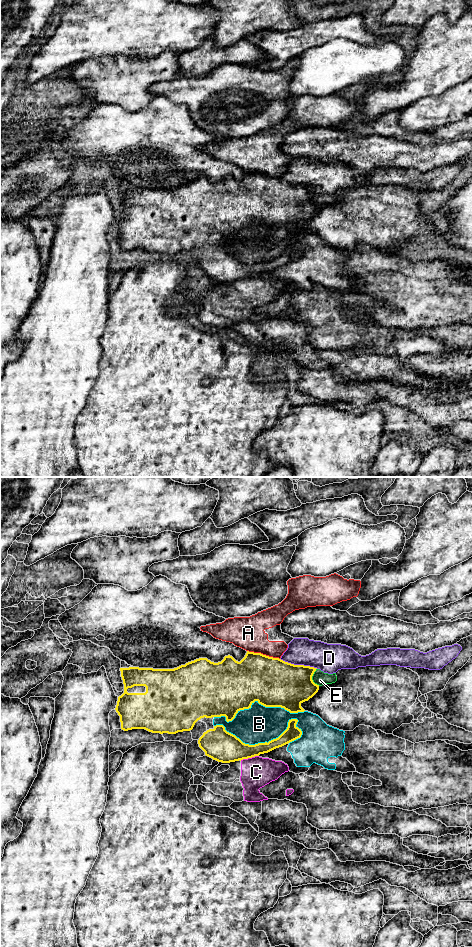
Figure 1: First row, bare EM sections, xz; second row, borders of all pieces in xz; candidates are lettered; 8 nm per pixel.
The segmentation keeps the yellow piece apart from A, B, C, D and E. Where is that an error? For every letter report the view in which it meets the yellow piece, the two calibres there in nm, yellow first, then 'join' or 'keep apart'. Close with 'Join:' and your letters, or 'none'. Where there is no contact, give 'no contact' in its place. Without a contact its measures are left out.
A: xz | 380/260 nm | keep apart
B: xz | 180/300 nm | keep apart
C: xz | 260/260 nm | keep apart
D: xz | 380/240 nm | keep apart
E: xz | 360/120 nm | keep apart
Join: none

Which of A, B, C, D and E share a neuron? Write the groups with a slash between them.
A / B / C / D E

